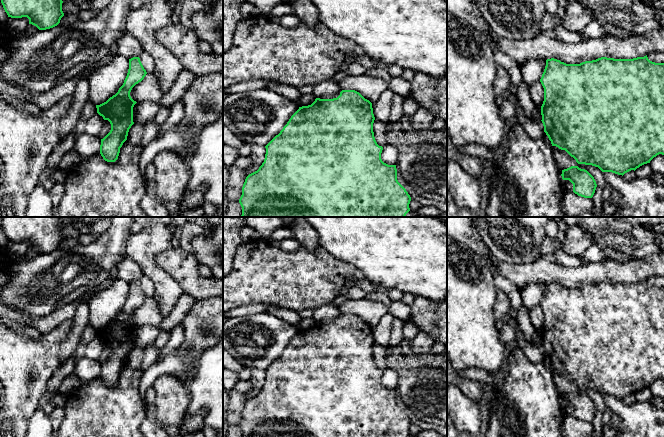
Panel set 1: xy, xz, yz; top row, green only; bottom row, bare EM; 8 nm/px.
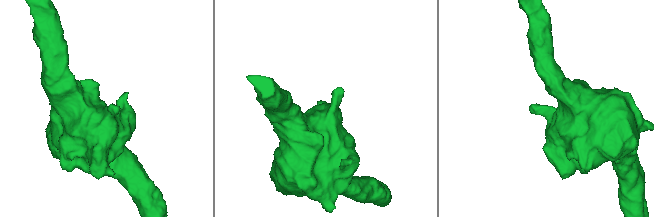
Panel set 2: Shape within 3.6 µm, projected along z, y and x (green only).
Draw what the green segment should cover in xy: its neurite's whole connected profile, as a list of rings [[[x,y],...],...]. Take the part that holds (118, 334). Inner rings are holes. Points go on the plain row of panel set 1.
[[[139,281],[129,283],[127,300],[118,316],[106,326],[96,329],[97,337],[111,348],[110,356],[101,363],[100,369],[100,378],[107,386],[118,383],[120,372],[127,364],[129,353],[134,348],[133,331],[137,327],[131,322],[130,316],[146,298]]]

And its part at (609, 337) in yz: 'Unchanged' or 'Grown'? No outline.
Unchanged

